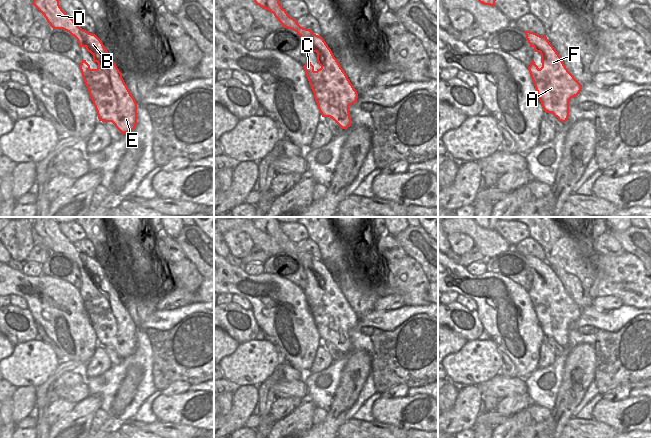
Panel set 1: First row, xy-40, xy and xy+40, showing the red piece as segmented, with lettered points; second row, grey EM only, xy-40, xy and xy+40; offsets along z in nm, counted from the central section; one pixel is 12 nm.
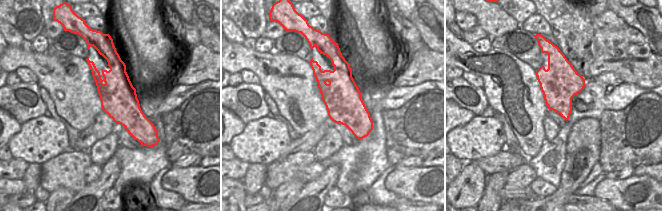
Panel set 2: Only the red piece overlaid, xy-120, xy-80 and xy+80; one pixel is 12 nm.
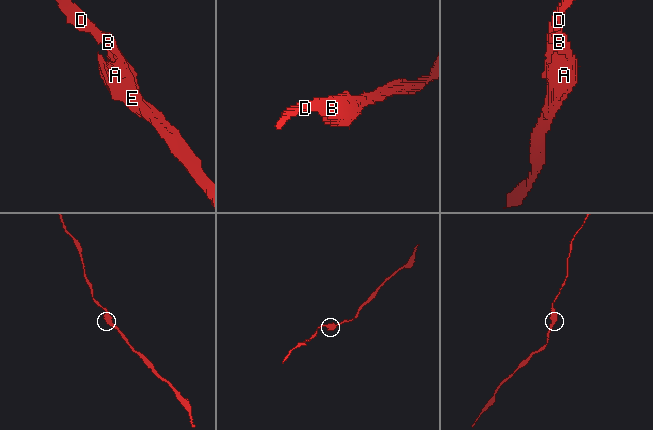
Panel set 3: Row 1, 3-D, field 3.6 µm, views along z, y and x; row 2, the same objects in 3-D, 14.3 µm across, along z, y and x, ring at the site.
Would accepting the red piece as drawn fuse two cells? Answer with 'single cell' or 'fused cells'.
single cell

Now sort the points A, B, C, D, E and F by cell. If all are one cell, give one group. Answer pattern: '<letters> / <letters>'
A B C D E F

